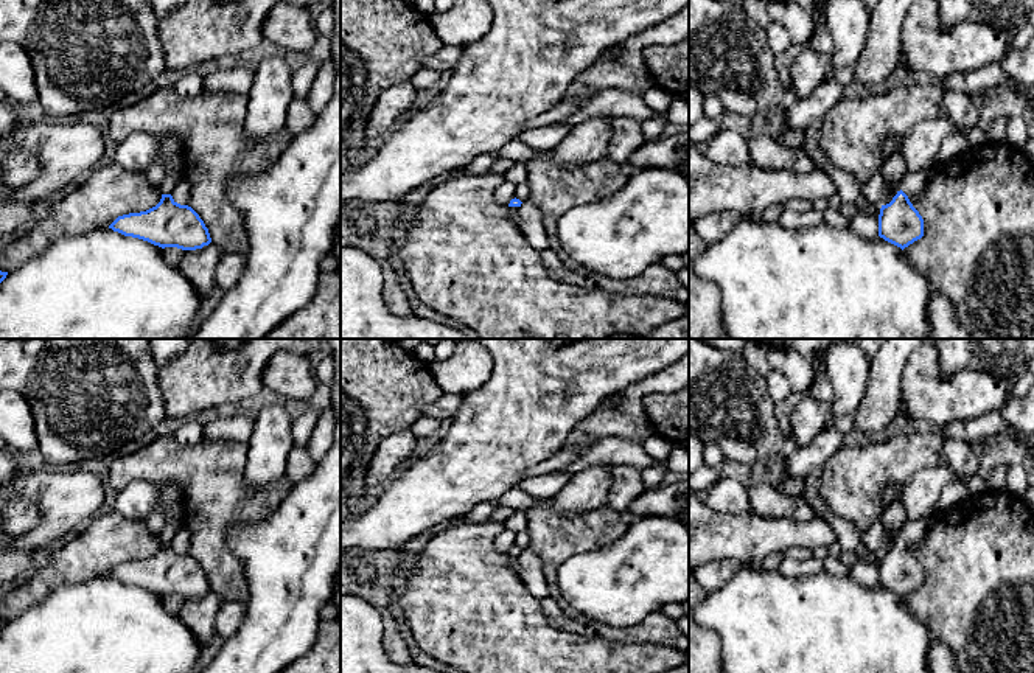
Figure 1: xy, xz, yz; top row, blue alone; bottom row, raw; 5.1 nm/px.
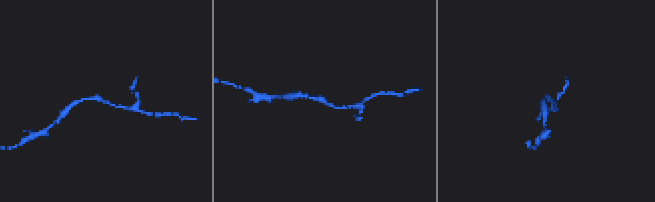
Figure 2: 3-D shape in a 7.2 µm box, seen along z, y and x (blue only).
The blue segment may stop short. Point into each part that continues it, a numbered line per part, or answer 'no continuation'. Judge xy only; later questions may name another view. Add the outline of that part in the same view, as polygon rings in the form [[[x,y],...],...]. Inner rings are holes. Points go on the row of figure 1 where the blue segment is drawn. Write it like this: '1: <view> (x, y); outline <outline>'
1: xy (170, 179); outline [[[179,168],[173,173],[166,173],[163,176],[162,185],[160,185],[160,194],[171,194],[174,190],[176,183],[183,179],[183,168]]]

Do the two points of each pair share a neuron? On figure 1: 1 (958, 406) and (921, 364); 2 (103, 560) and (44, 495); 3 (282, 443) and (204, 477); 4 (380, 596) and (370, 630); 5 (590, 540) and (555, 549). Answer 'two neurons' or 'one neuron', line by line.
1: one neuron
2: two neurons
3: two neurons
4: two neurons
5: one neuron

